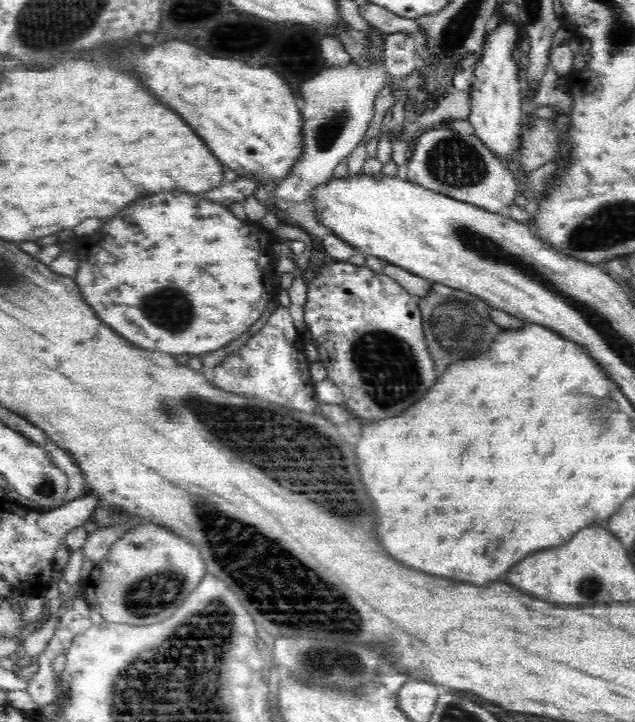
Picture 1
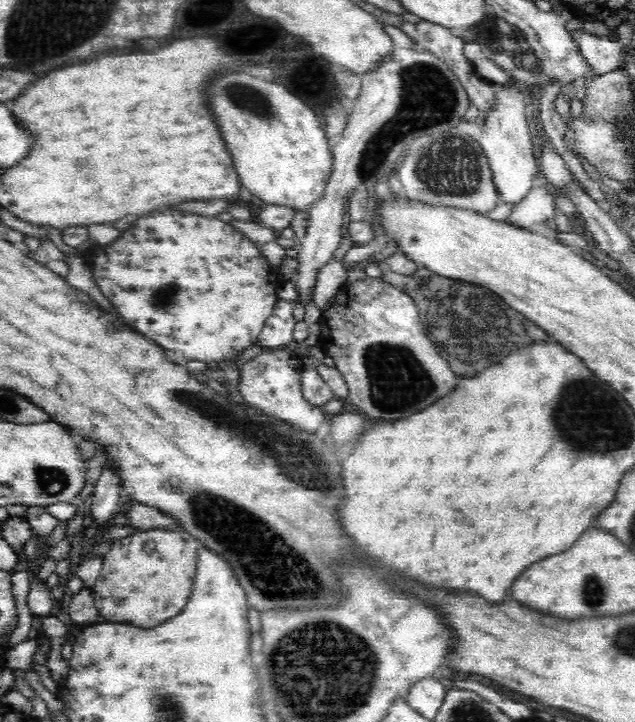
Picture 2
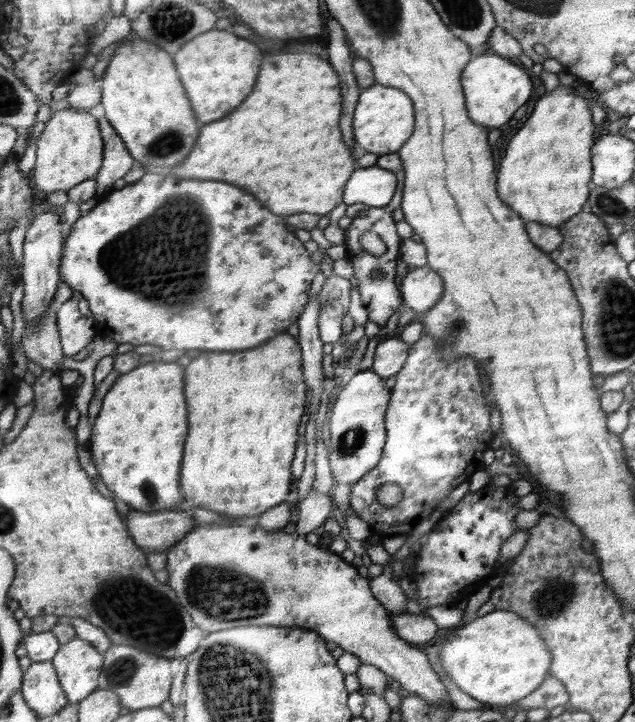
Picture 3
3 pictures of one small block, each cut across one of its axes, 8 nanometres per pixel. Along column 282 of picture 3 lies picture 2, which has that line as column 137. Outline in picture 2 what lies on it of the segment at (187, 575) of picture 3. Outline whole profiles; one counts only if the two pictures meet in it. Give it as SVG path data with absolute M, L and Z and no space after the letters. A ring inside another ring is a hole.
M136 530L129 536L114 540L104 554L100 577L90 587L99 616L104 616L106 622L150 628L180 614L192 594L200 546L200 541L184 530Z

